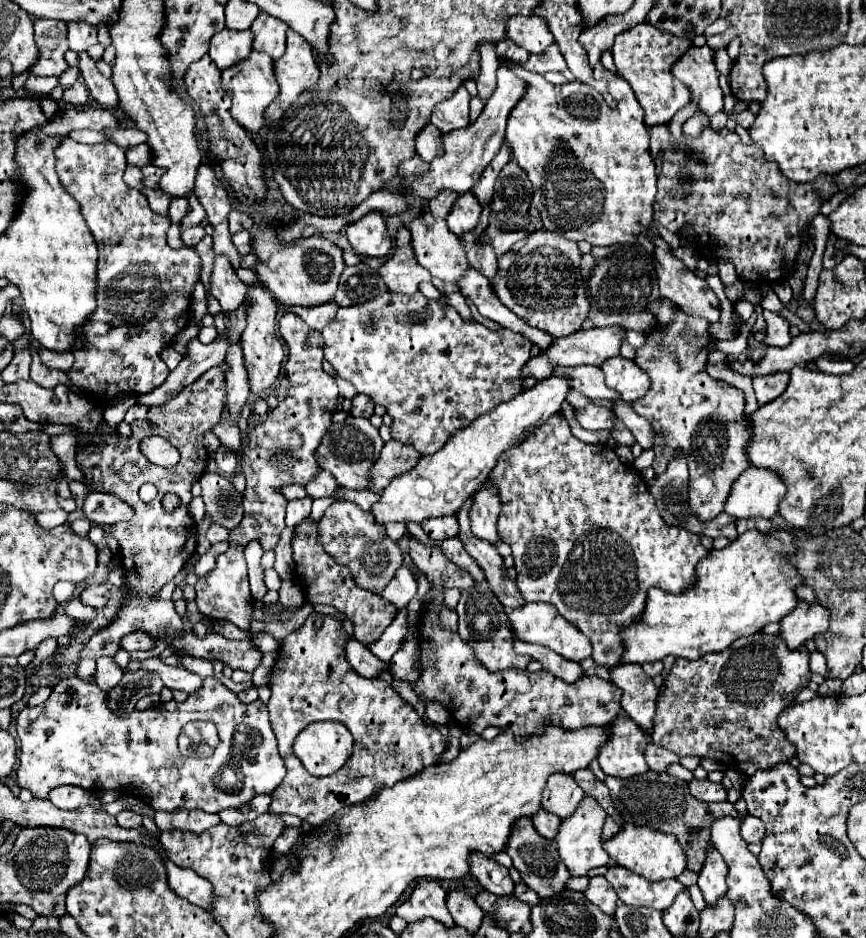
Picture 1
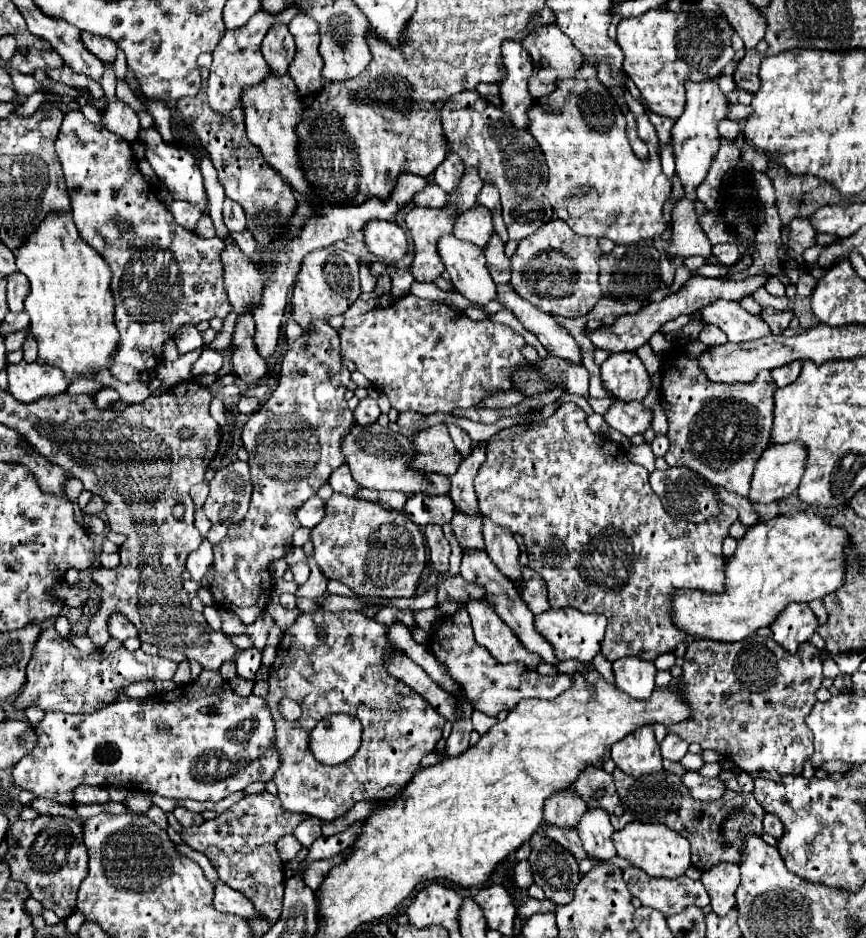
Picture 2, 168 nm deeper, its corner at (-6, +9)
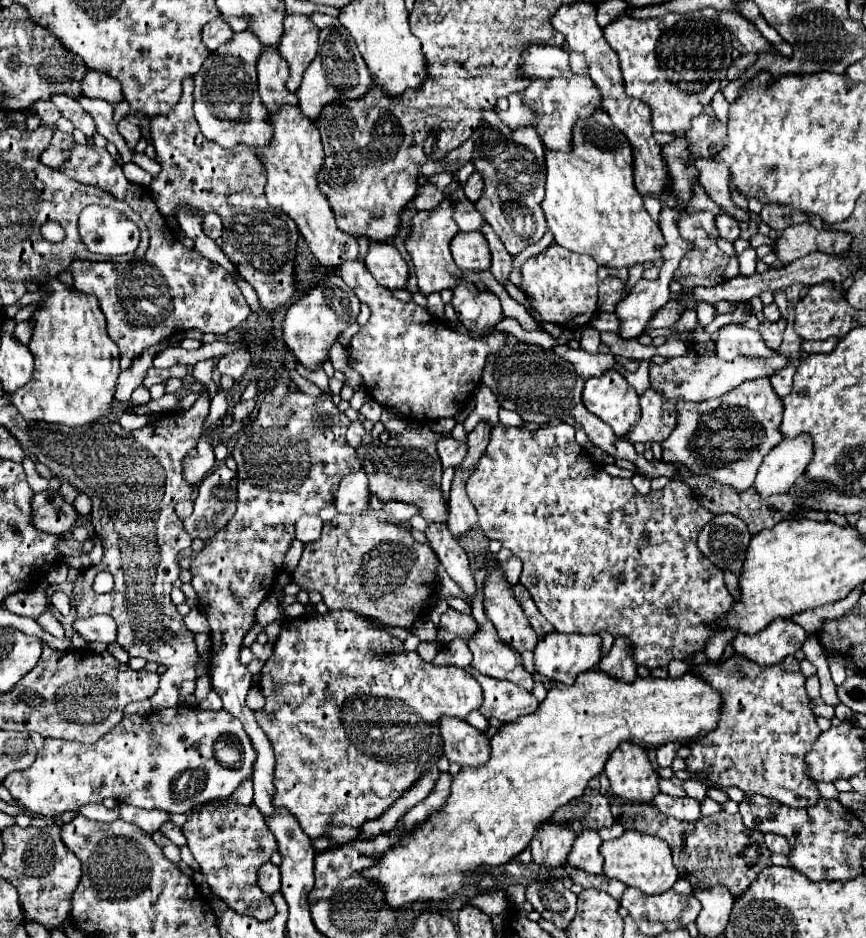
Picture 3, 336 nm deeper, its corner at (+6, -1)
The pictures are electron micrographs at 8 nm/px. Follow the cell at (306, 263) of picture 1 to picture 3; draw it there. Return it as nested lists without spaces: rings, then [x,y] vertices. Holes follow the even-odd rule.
[[[330,275],[328,283],[314,287],[308,295],[298,299],[298,303],[290,305],[284,321],[284,341],[292,355],[308,371],[318,371],[322,369],[324,361],[330,359],[330,349],[340,337],[340,333],[356,321],[358,313],[360,301],[356,293],[352,293],[352,289],[338,275]]]

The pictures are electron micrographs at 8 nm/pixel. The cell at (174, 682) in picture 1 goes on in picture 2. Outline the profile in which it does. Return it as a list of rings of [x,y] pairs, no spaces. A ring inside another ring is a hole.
[[[54,627],[40,633],[32,659],[28,663],[28,681],[16,699],[18,709],[38,705],[42,711],[92,711],[100,703],[108,703],[112,695],[118,695],[128,683],[148,679],[172,679],[178,671],[178,663],[160,655],[148,655],[142,649],[126,651],[120,647],[114,653],[94,651],[82,653],[68,639],[62,639]]]

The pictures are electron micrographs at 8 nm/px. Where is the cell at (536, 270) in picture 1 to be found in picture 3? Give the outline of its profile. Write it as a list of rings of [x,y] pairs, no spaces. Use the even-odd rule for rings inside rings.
[[[552,245],[540,255],[530,257],[522,265],[522,279],[524,279],[524,293],[530,297],[532,307],[542,315],[542,319],[552,321],[560,327],[576,329],[586,327],[594,313],[598,311],[598,277],[596,277],[596,261],[592,257],[584,257],[580,253],[572,253],[560,245]]]

